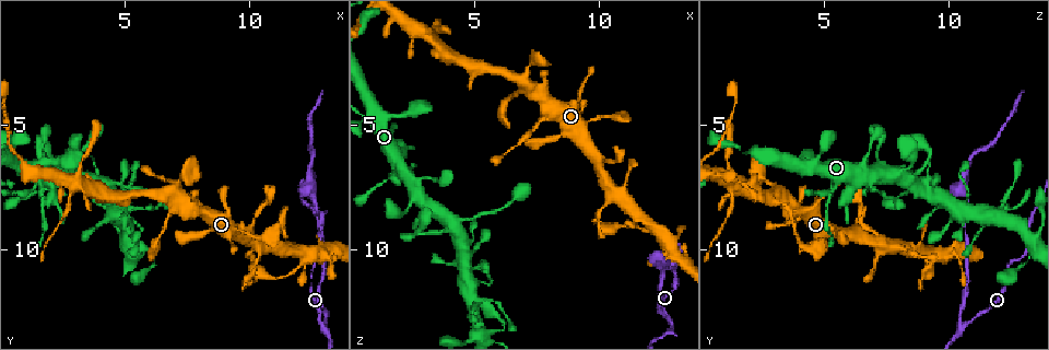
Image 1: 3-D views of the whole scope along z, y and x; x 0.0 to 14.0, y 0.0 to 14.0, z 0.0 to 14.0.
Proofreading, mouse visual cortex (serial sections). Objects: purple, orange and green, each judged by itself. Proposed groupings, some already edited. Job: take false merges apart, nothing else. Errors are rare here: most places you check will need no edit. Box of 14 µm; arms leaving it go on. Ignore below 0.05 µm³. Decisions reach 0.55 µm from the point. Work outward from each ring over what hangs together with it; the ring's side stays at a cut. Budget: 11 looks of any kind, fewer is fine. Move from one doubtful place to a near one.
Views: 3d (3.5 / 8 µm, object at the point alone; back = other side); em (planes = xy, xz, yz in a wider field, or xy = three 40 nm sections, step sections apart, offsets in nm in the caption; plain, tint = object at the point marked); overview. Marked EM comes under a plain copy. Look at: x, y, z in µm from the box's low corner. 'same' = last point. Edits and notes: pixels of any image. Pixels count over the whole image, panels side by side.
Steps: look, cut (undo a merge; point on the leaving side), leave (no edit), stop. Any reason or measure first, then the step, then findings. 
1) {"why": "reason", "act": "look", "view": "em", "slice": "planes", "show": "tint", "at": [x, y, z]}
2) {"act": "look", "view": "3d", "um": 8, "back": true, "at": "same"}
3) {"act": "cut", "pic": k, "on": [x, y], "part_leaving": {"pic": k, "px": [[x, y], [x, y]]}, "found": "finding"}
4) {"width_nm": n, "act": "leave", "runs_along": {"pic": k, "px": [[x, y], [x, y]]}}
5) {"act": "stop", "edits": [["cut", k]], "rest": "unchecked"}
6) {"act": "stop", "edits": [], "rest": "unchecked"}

{"why": "calibre changes", "act": "look", "view": "3d", "um": 3.5, "at": [12.5, 10.9, 12.4]}

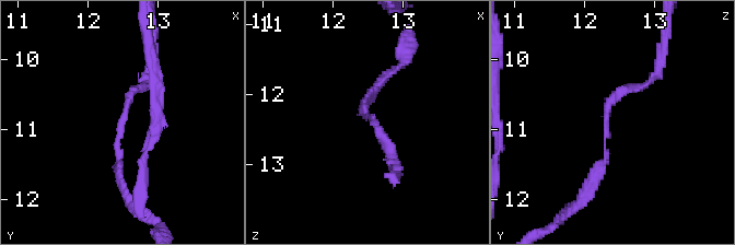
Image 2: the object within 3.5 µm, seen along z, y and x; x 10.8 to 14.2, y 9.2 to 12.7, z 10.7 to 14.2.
{"act": "look", "view": "em", "slice": "xy", "step": 5, "show": "tint", "at": [12.50, 10.90, 12.30]}

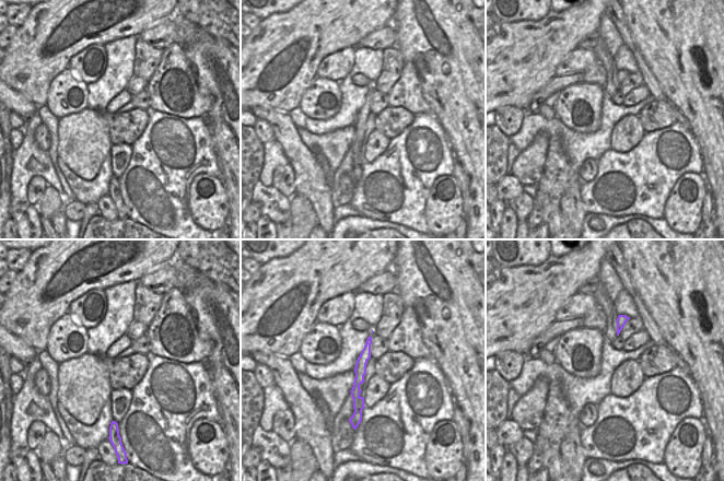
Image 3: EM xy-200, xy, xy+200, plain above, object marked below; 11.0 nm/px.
{"act": "leave", "runs_along": {"pic": 2, "px": [[585, 190], [605, 161], [608, 103], [648, 83]]}, "found": "one cell here"}

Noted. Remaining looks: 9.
{"why": "four-way junction", "act": "look", "view": "3d", "um": 3.5, "at": [10.4, 9.9, 8.0]}

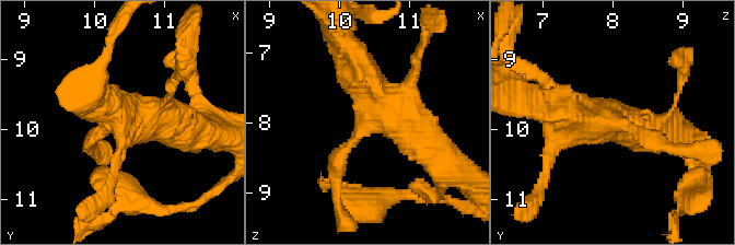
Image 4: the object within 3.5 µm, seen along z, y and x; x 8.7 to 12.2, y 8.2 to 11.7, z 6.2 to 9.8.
{"why": "shape alone is not enough", "act": "look", "view": "em", "slice": "xy", "step": 2, "show": "tint", "at": [10.40, 9.90, 7.95]}

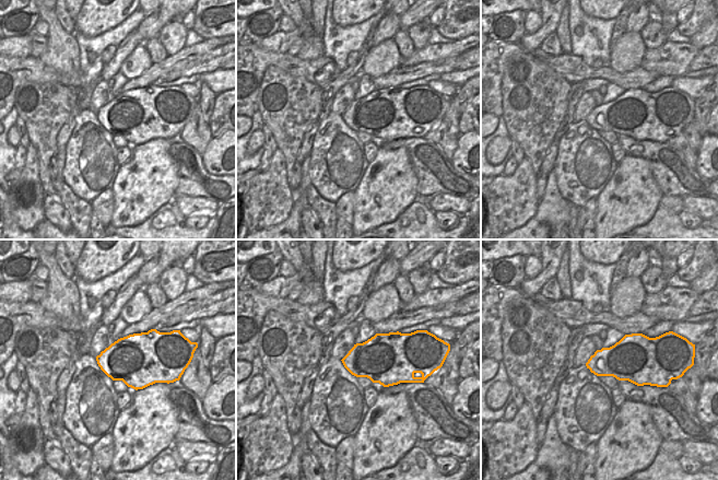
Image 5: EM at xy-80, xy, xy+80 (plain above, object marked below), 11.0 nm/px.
{"width_nm": 500, "act": "leave", "runs_along": {"pic": 4, "px": [[347, 45], [386, 109], [433, 149]]}, "found": "continuous, no second cell"}

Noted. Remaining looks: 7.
{"why": "thick turns thin", "act": "look", "view": "em", "slice": "planes", "show": "tint", "at": [8.0, 8.2, 4.7]}

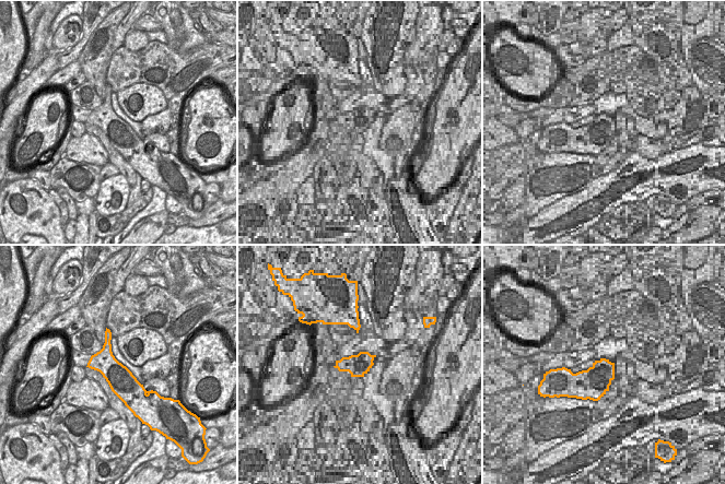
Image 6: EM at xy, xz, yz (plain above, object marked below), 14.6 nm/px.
{"why": "wider look", "act": "look", "view": "3d", "um": 3.5, "at": "same"}

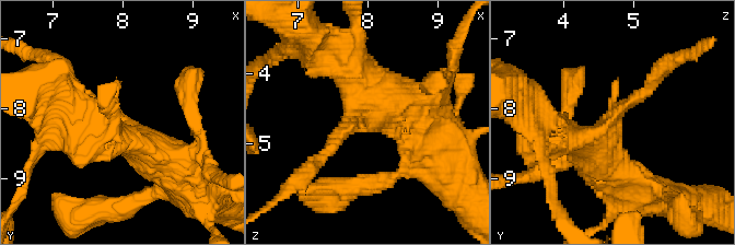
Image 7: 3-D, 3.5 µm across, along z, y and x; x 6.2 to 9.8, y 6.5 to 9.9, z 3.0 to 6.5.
{"act": "leave", "runs_along": {"pic": 6, "px": [[107, 333], [107, 365], [126, 400]]}, "found": "one cell here"}

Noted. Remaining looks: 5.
{"why": "arms part here", "act": "look", "view": "3d", "um": 3.5, "at": [13.0, 13.0, 10.5]}

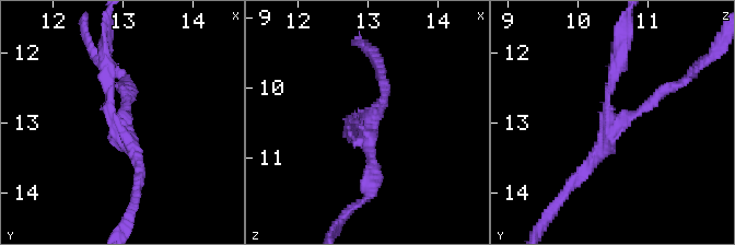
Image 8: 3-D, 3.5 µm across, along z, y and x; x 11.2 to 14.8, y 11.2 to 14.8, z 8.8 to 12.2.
{"arms": 3, "arm_widths_nm": [150, 200, 200], "why": "need the tissue", "act": "look", "view": "em", "slice": "xy", "step": 5, "show": "tint", "at": [12.95, 13.00, 10.55]}

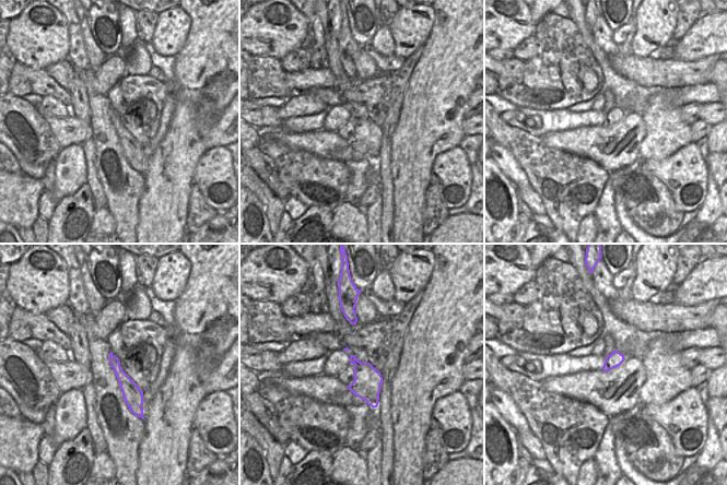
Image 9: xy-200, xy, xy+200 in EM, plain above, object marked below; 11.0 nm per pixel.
{"why": "another direction", "act": "look", "view": "em", "slice": "planes", "show": "tint", "at": "same"}

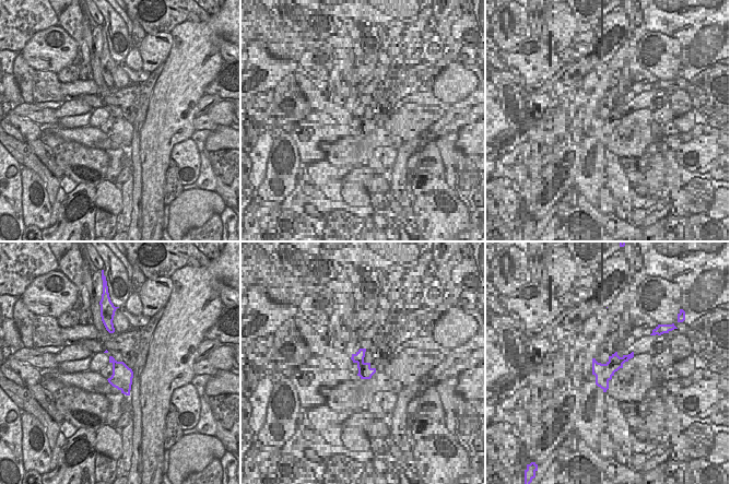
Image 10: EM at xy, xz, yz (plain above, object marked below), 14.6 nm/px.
{"width_nm": 320, "act": "leave", "runs_along": {"pic": 8, "px": [[674, 84], [615, 125], [606, 97], [620, 57]]}, "found": "continuous, no second cell"}

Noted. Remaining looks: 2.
{"act": "stop", "edits": [], "rest": "unchecked"}

